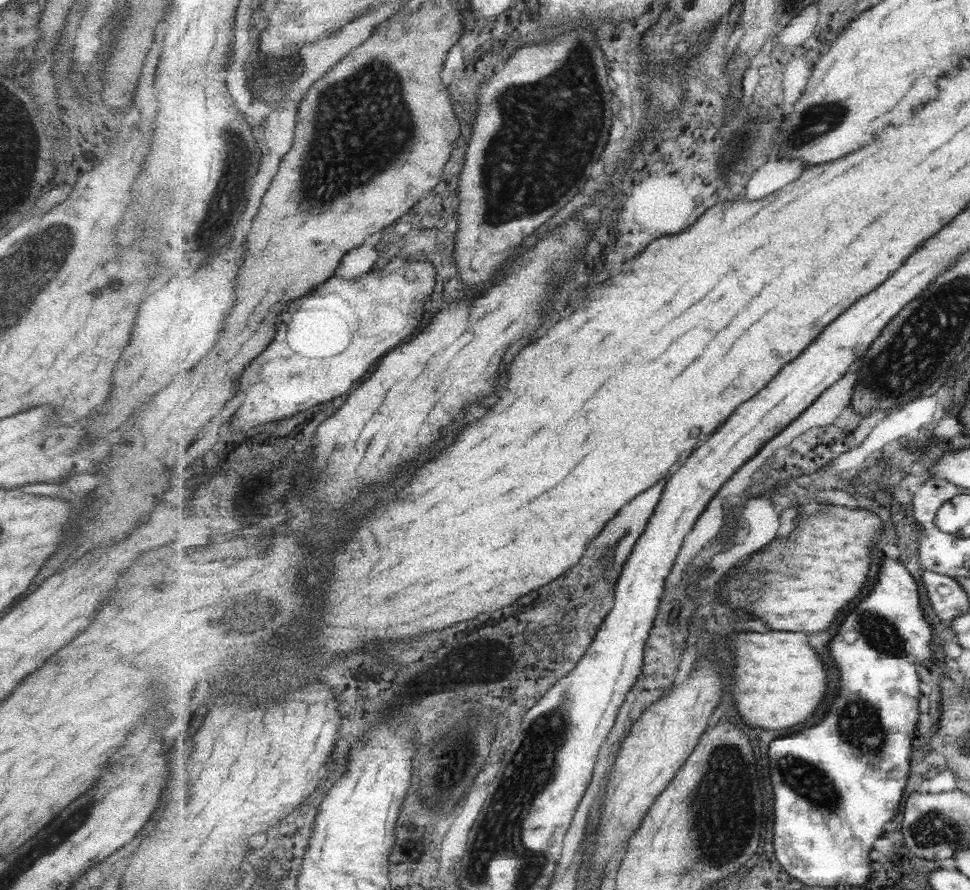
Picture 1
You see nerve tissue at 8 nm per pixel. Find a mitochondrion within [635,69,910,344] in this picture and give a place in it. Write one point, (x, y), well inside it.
(821, 118)

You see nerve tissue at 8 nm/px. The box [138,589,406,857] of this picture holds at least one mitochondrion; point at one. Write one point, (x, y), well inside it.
(268, 608)

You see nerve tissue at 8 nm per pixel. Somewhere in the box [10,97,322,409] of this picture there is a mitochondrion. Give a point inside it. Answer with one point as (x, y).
(237, 153)

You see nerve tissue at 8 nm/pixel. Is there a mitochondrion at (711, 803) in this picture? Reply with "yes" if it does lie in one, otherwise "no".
yes

